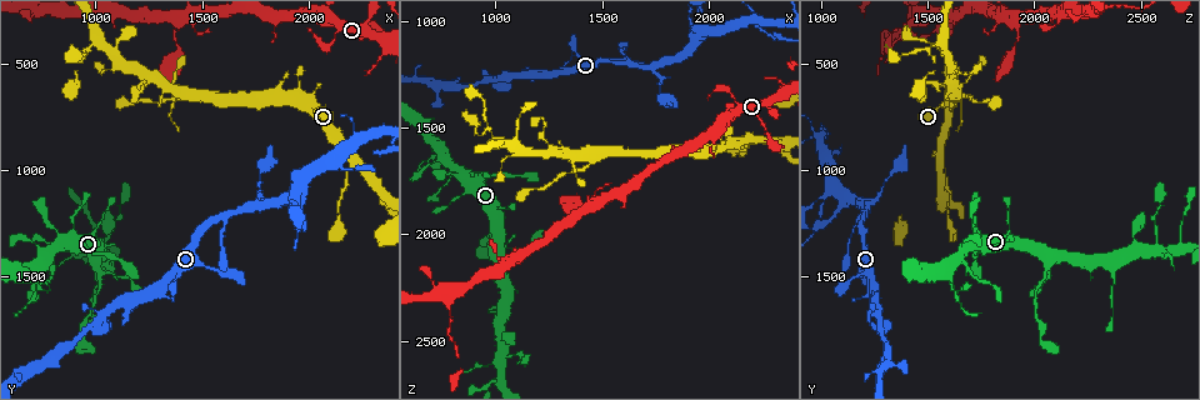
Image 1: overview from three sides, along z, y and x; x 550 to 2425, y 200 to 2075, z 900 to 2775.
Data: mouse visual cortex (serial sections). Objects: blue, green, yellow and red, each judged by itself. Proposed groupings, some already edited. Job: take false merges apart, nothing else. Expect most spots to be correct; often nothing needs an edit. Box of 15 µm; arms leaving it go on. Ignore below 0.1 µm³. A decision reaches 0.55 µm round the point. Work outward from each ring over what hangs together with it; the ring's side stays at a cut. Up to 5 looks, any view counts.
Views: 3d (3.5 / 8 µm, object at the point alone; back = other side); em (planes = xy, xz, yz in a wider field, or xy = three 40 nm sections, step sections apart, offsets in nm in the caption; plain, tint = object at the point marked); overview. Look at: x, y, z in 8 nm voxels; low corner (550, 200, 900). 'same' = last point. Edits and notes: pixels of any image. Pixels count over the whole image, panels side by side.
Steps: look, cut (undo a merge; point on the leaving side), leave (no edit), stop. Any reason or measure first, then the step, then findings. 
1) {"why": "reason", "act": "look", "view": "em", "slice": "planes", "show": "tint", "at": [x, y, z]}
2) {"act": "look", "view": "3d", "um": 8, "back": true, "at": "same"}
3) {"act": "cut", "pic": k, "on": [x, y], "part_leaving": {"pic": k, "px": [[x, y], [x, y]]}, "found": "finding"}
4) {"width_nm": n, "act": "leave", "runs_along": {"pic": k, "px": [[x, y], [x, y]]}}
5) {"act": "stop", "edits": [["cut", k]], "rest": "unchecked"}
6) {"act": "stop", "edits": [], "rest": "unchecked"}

{"why": "three arms meet", "act": "look", "view": "3d", "um": 3.5, "at": [1020, 1430, 2060]}

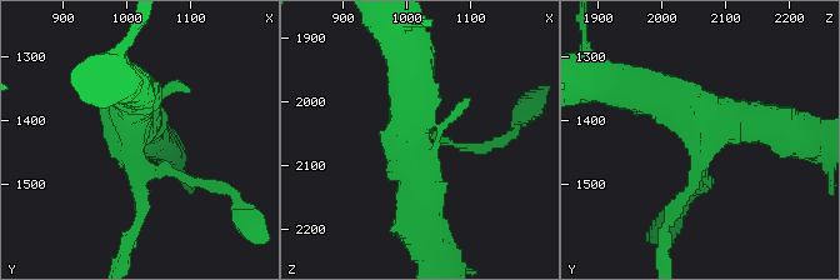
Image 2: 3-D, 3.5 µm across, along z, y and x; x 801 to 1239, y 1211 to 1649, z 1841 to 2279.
{"act": "look", "view": "em", "slice": "xy", "step": 2, "show": "tint", "at": [1010, 1430, 2055]}

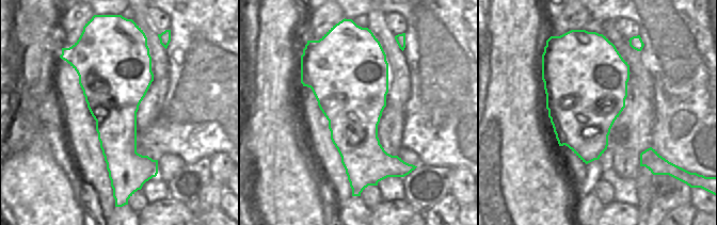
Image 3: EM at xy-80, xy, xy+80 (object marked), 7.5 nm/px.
{"width_nm": 600, "act": "leave", "runs_along": {"pic": 2, "px": [[638, 88], [718, 123], [788, 134]]}, "found": "one cell here"}

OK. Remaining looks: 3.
{"why": "sudden change in width", "act": "look", "view": "3d", "um": 3.5, "at": [1050, 1330, 2570]}

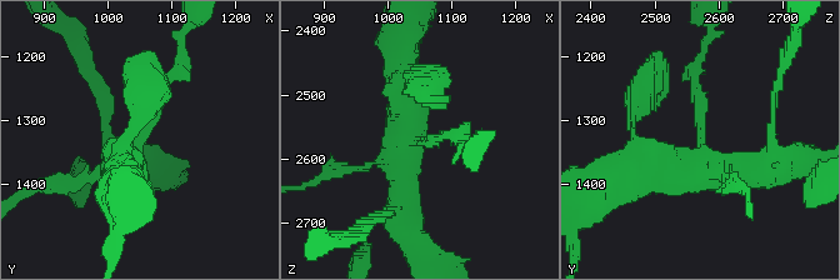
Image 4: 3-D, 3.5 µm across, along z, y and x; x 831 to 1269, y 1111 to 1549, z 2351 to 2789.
{"act": "leave", "runs_along": {"pic": 4, "px": [[125, 168], [159, 86], [183, 60]]}, "found": "continuous, no second cell"}

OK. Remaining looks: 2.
{"act": "stop", "edits": [], "rest": "unchecked"}

